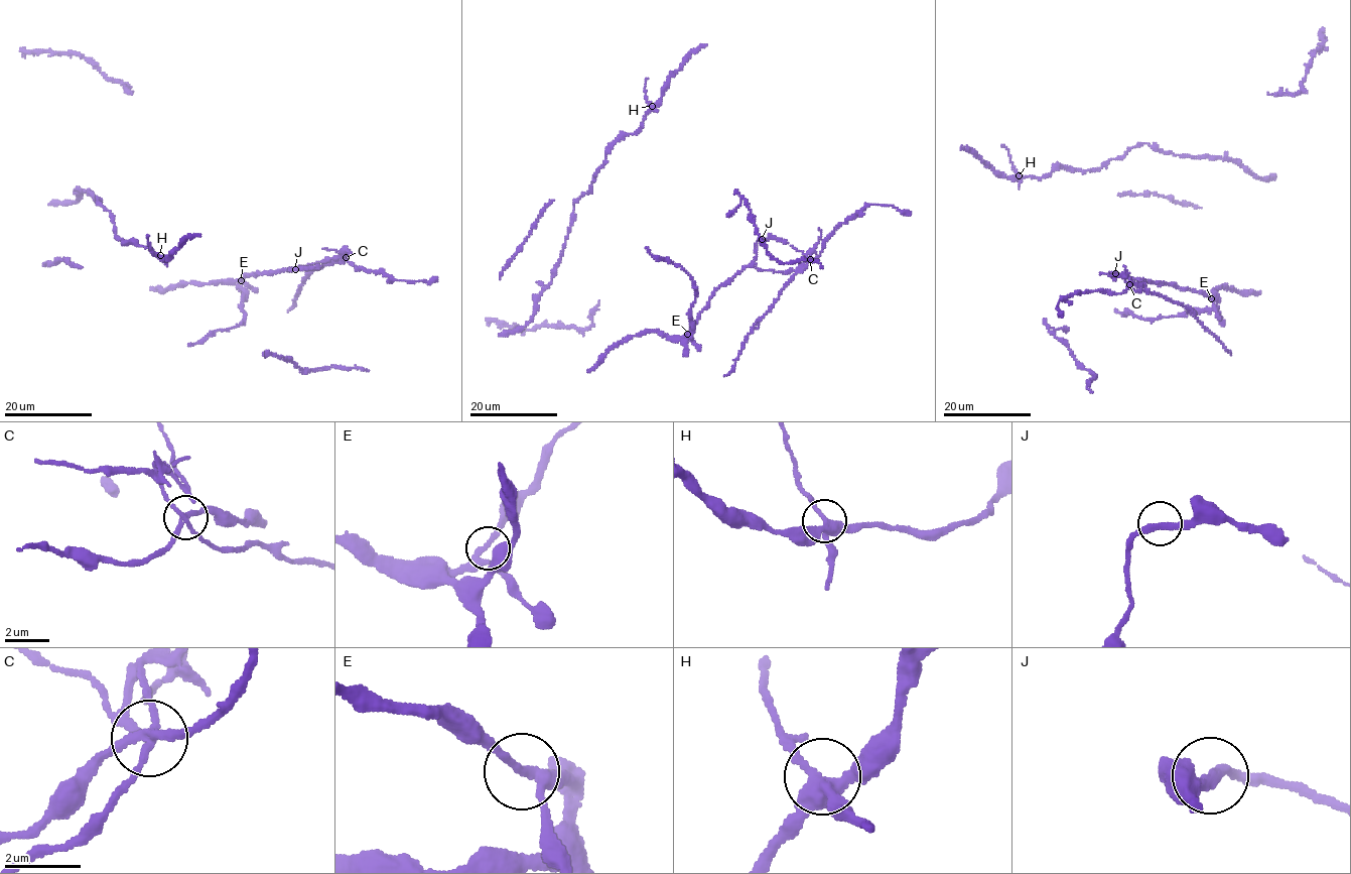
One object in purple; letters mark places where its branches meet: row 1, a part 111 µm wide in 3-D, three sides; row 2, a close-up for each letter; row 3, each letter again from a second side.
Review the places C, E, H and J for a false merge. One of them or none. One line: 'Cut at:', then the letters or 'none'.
Cut at: C

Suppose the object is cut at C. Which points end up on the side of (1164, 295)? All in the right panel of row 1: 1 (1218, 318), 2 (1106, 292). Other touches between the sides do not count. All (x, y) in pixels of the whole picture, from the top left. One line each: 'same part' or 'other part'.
1: other part
2: other part

